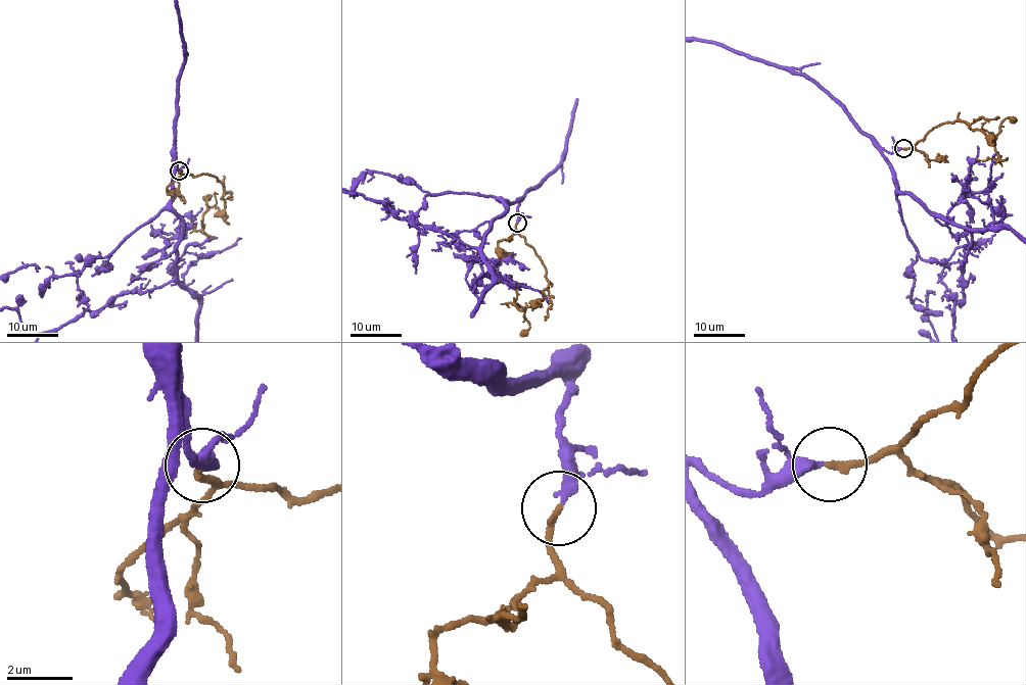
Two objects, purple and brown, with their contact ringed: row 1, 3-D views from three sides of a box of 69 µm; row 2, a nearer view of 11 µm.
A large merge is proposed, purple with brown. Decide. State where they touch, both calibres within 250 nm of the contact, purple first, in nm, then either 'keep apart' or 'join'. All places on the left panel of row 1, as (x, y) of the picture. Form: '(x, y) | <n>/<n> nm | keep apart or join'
(179, 170) | 240/200 nm | join

